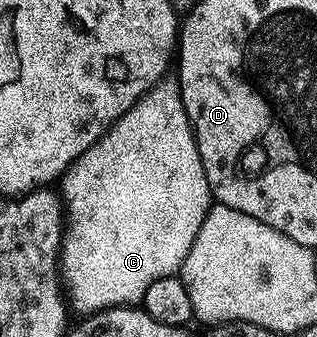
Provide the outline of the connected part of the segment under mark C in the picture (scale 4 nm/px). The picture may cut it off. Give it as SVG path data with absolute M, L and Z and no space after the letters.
M161 77L154 86L148 87L136 103L131 106L124 115L112 123L107 130L104 131L102 137L92 145L89 150L82 152L82 156L77 158L71 167L70 175L80 186L92 186L92 210L88 210L84 214L84 238L88 242L96 242L104 234L104 258L80 258L76 262L76 267L69 276L66 290L70 295L70 306L80 313L80 316L91 316L101 310L111 310L117 306L135 307L137 304L143 303L146 296L146 288L150 288L150 284L154 284L154 280L162 280L163 278L171 278L179 275L180 266L186 260L186 256L190 252L190 248L194 244L194 236L198 236L198 228L202 228L202 220L206 220L208 210L214 205L212 189L206 180L206 172L202 168L202 156L198 156L198 148L196 147L196 138L192 135L192 125L188 119L186 108L182 104L182 96L180 95L180 84L175 77Z

